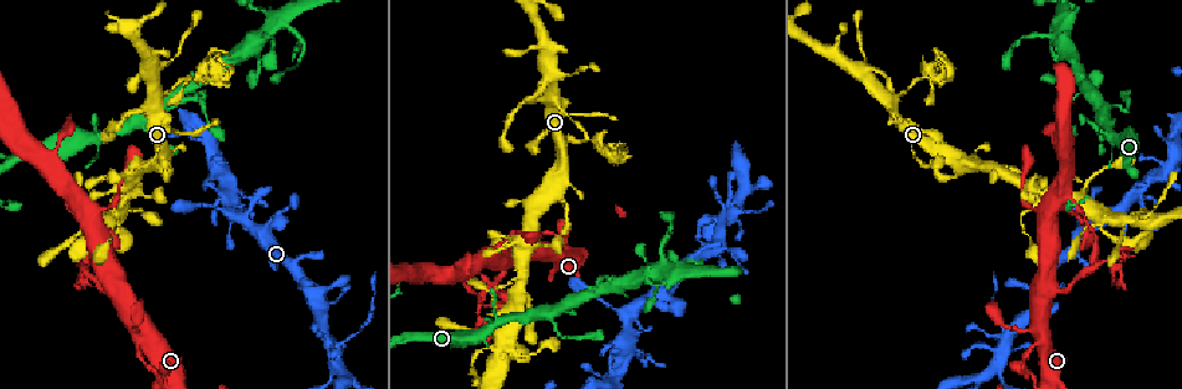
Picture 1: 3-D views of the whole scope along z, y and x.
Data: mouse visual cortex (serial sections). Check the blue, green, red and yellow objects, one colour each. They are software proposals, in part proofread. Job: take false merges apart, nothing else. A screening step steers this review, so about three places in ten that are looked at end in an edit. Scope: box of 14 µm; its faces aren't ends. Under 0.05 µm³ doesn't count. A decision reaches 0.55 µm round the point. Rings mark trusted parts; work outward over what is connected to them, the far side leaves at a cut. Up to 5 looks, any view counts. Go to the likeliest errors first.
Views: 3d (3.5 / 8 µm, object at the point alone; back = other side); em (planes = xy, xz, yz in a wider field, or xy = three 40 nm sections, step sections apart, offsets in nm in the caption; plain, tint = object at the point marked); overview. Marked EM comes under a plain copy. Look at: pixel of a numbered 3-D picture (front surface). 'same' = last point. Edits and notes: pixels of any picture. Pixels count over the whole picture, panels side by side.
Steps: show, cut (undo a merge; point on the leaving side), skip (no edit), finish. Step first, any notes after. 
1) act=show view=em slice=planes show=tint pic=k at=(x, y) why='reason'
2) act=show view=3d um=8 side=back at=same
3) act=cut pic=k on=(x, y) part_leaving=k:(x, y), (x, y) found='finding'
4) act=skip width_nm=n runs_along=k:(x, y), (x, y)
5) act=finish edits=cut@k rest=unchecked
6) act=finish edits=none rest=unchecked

act=show view=em slice=xy step=5 show=tint pic=1 at=(295, 31) why='thin neck'

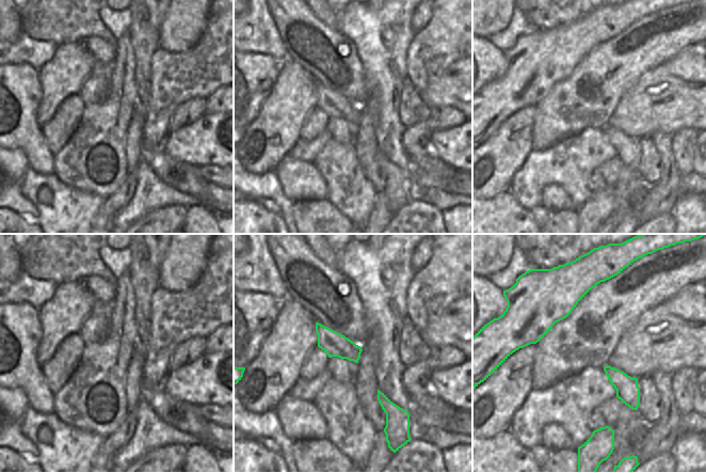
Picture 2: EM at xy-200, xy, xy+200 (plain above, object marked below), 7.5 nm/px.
act=show view=3d um=3.5 at=same

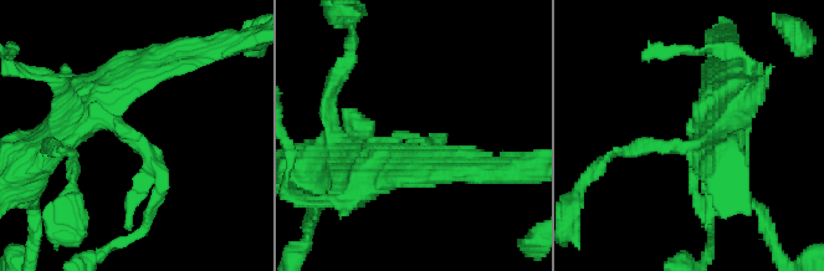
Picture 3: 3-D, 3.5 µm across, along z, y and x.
act=skip runs_along=3:(72, 127), (103, 116), (142, 142), (153, 206) found='all the same cell'

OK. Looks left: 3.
act=show view=3d um=3.5 side=back pic=1 at=(153, 101) why='four arms meet'

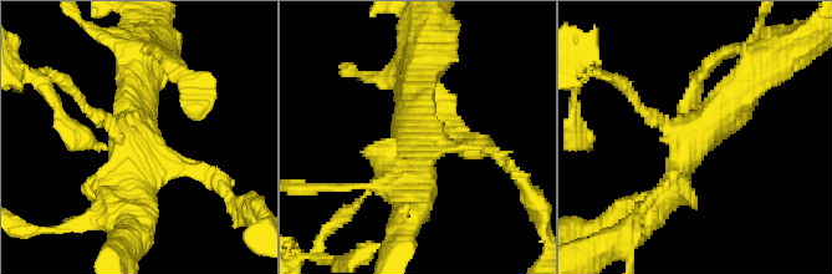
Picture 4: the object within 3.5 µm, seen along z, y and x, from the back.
act=show view=em slice=xy step=3 show=tint pic=4 at=(414, 143) why='now the EM'

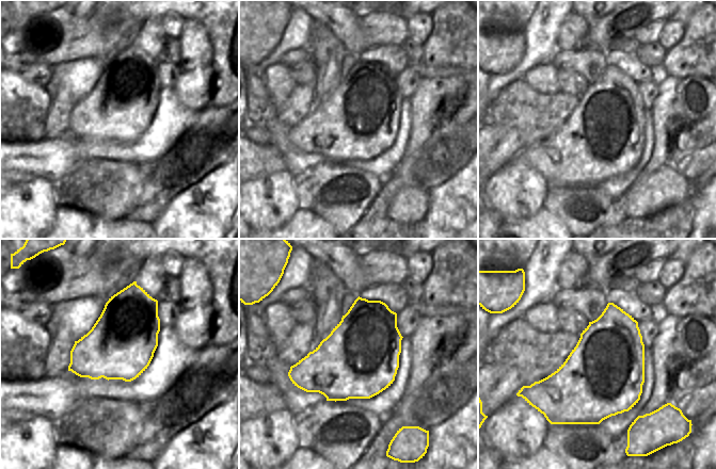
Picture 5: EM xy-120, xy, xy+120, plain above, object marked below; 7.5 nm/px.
act=skip arms=4 arm_widths_nm=100,150,350,400 runs_along=4:(651, 213), (695, 137), (753, 76) found='all the same cell'

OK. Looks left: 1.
act=finish edits=none rest=unchecked

